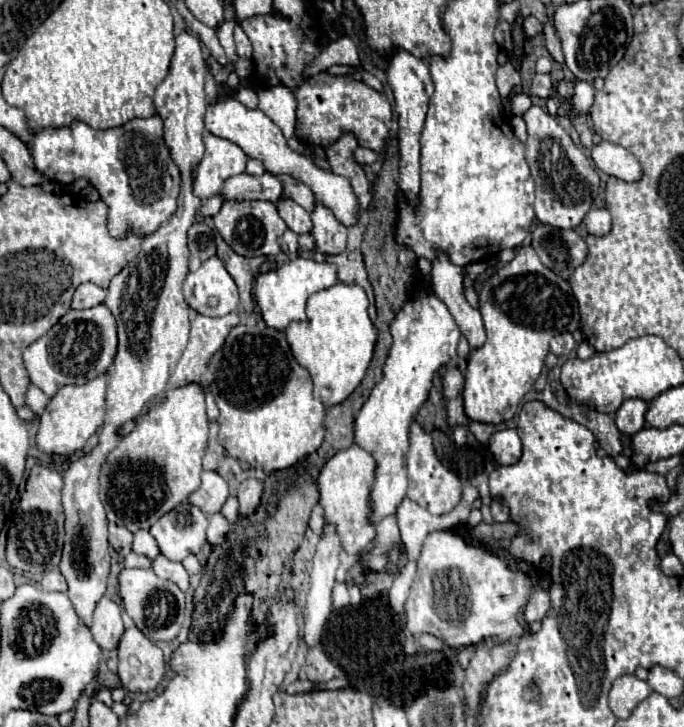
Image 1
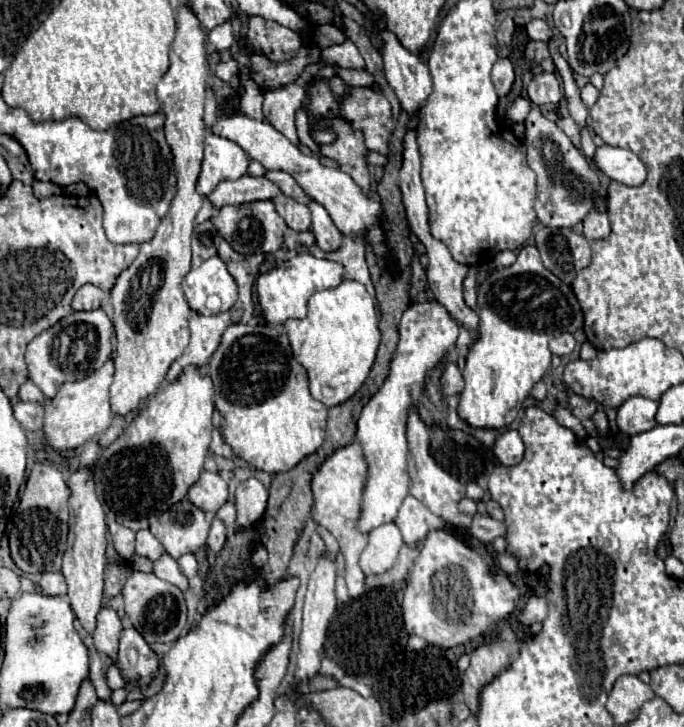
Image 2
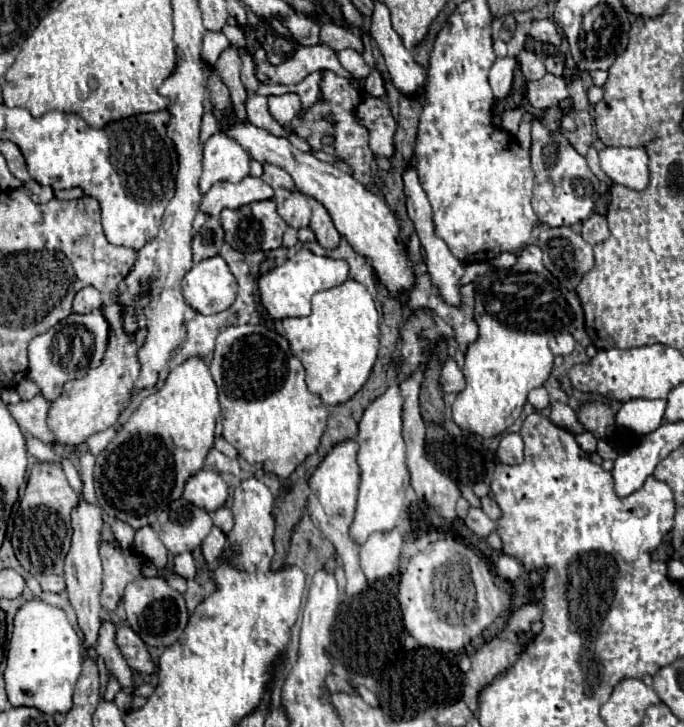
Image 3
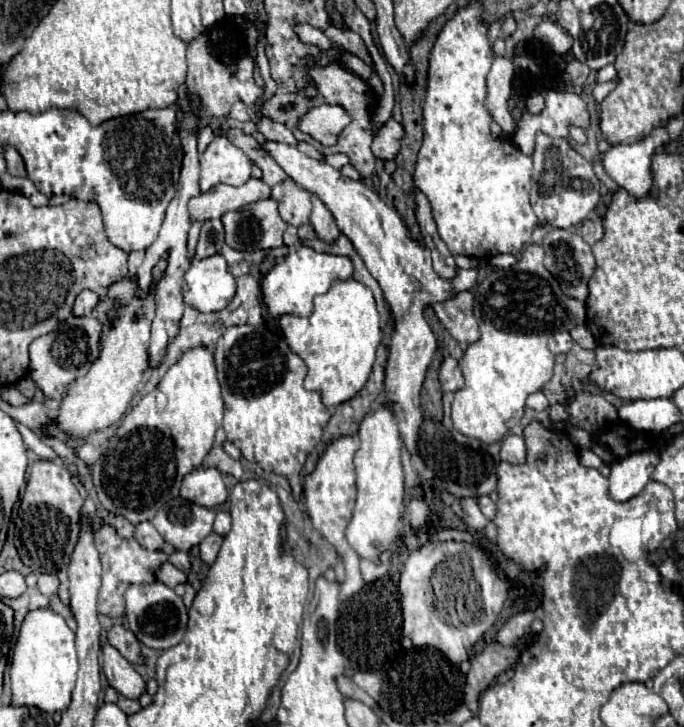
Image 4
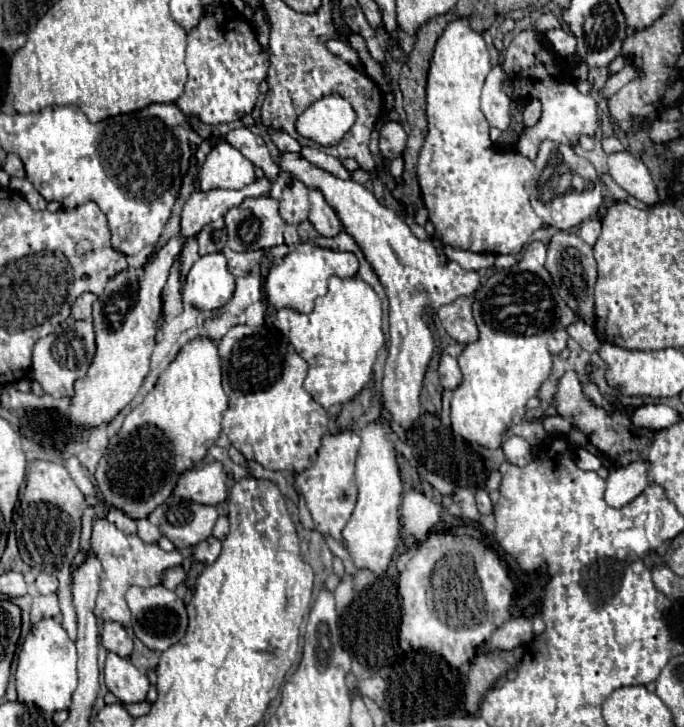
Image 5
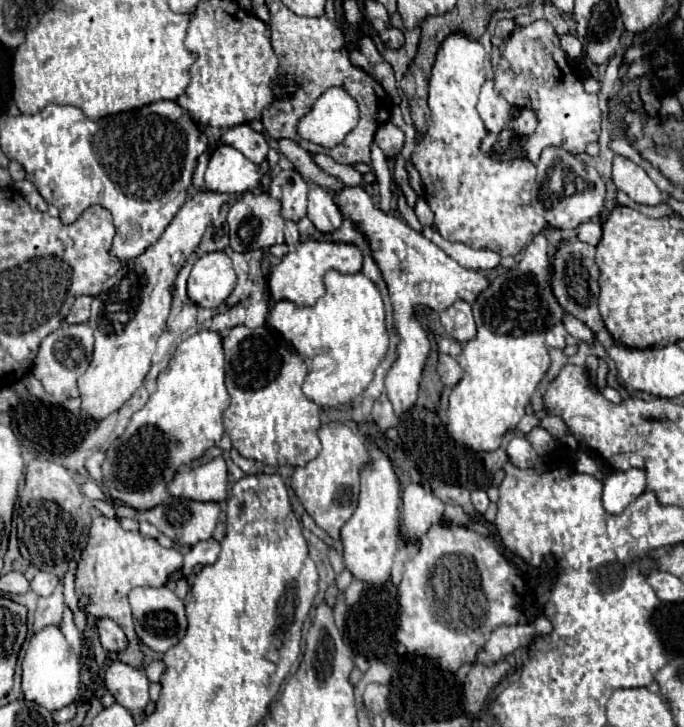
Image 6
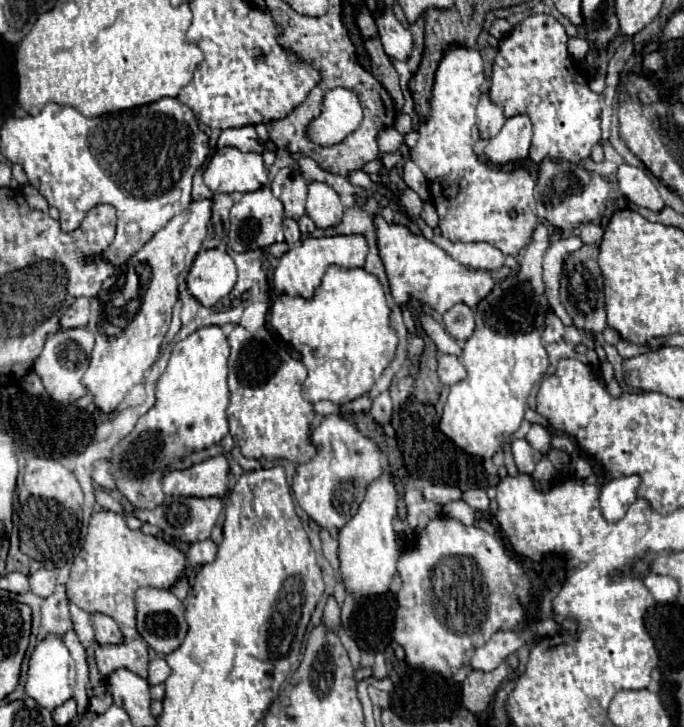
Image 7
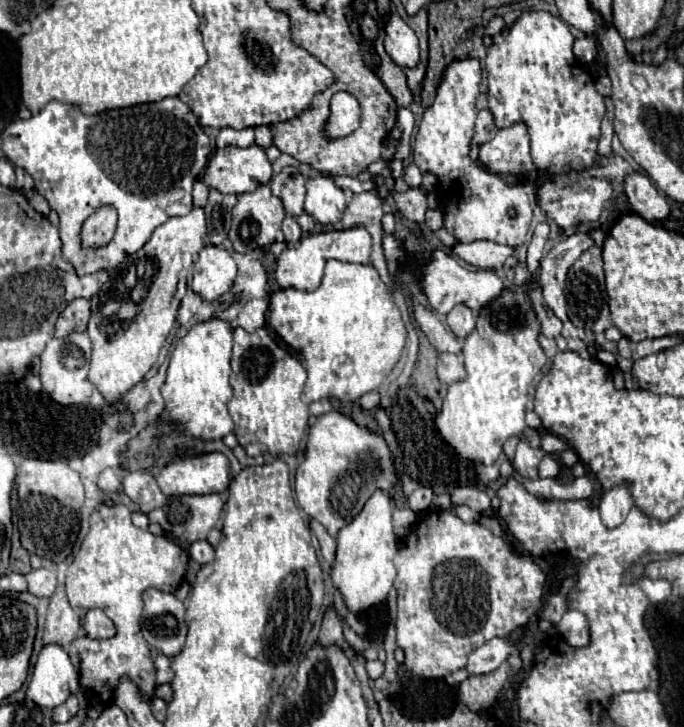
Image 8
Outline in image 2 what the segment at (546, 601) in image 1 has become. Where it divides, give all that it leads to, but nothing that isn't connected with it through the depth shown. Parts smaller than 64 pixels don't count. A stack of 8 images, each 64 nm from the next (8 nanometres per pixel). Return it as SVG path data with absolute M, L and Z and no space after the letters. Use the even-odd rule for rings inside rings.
M532 596L528 600L528 604L522 608L522 612L518 614L518 622L524 624L524 626L530 626L532 622L542 622L546 618L546 612L548 612L546 600L538 598L538 596Z

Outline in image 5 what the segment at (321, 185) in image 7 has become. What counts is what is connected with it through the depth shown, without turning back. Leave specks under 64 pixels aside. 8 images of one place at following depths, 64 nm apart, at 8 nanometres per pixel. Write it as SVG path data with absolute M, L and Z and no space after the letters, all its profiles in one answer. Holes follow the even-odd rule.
M316 188L310 190L310 216L308 220L322 236L336 236L342 230L342 222L336 216L334 208L326 202L324 194Z

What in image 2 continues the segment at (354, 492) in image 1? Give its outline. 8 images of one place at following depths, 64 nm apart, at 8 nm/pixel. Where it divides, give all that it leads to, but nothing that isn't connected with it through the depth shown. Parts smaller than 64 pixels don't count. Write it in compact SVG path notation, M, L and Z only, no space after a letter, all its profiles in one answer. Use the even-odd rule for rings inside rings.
M356 440L336 450L332 456L328 456L326 462L320 466L320 470L312 476L312 494L314 494L312 520L318 526L326 528L340 544L340 554L344 556L346 562L346 584L350 598L358 598L364 592L364 580L366 580L364 572L358 566L358 556L366 546L366 534L360 534L356 530L364 482L366 482L366 462L362 458L362 448Z

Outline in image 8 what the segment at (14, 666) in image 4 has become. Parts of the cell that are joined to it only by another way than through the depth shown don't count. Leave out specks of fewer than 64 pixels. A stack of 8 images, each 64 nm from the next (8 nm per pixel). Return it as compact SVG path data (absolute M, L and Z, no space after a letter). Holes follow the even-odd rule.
M50 644L44 646L34 664L34 672L26 696L38 706L56 708L78 688L78 670L70 662L64 648Z

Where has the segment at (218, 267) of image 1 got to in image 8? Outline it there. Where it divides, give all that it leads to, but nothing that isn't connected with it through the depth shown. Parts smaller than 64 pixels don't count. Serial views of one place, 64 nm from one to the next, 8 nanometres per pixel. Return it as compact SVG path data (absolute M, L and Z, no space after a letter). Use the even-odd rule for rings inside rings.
M204 246L194 264L194 278L190 288L204 300L220 298L236 278L236 262L222 246Z

